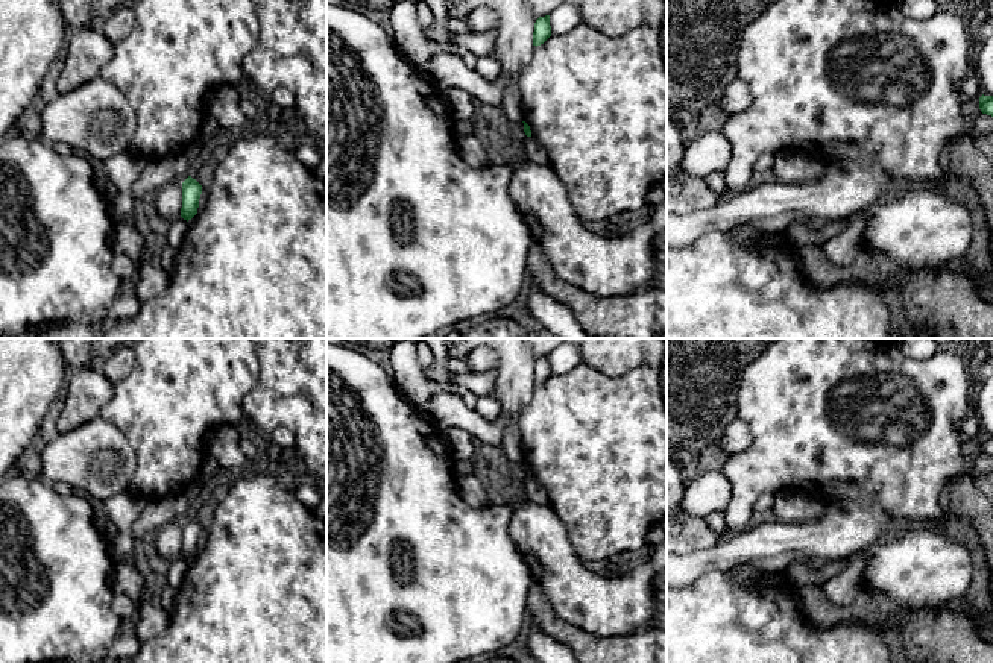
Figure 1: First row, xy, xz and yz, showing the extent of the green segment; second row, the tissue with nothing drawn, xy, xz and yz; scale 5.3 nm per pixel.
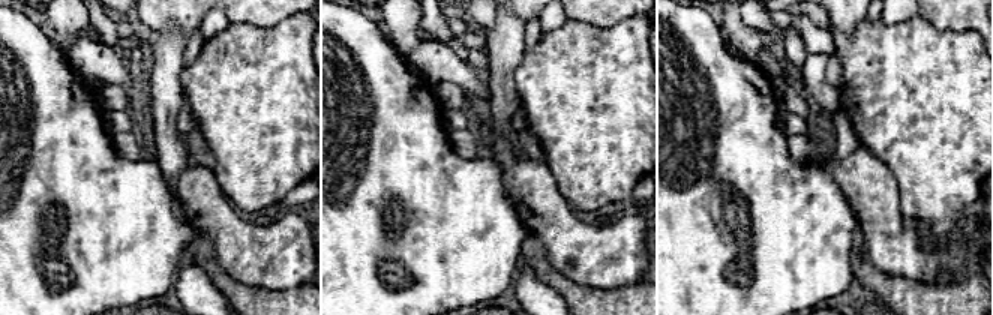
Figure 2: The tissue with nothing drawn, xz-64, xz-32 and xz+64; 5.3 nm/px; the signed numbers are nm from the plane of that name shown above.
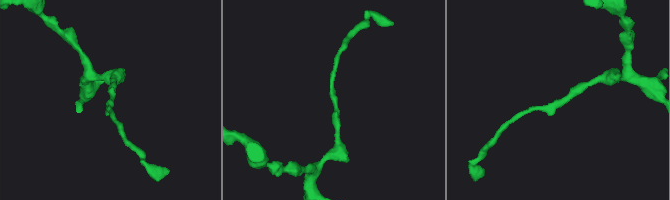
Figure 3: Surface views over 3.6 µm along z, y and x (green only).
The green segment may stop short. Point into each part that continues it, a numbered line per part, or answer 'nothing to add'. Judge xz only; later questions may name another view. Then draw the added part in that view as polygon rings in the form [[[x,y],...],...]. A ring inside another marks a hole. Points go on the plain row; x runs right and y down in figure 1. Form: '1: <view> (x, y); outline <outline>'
nothing to add

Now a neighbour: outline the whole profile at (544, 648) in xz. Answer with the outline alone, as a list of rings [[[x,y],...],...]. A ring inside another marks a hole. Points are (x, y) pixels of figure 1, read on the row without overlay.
[[[536,624],[528,634],[528,648],[537,663],[578,663],[568,646],[544,633]]]

